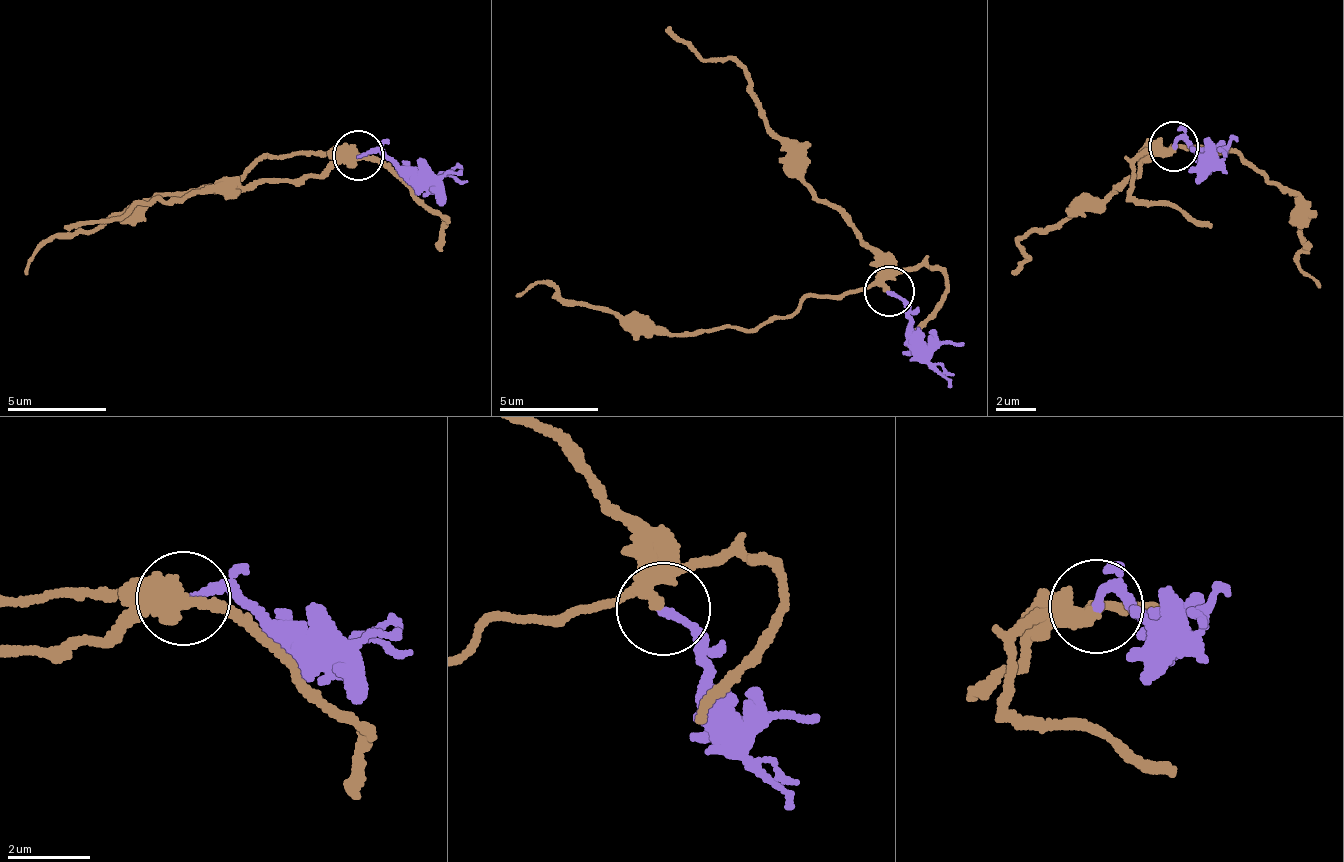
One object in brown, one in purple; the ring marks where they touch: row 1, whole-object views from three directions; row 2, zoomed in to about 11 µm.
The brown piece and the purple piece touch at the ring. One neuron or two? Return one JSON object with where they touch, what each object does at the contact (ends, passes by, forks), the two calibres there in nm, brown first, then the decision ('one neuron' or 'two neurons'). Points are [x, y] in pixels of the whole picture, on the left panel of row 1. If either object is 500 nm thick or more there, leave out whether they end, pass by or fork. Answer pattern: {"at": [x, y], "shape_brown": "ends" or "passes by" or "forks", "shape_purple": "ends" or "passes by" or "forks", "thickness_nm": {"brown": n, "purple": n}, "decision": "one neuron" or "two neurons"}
{"at": [358, 155], "shape_brown": "passes by", "shape_purple": "ends", "thickness_nm": {"brown": 280, "purple": 190}, "decision": "one neuron"}

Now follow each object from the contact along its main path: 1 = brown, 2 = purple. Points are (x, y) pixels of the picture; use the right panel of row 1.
1: (1174, 147), (1175, 151), (1213, 153), (1302, 191), (1301, 239), (1309, 241), (1296, 265), (1318, 286)
2: (1174, 147), (1191, 140), (1222, 159), (1237, 135)

